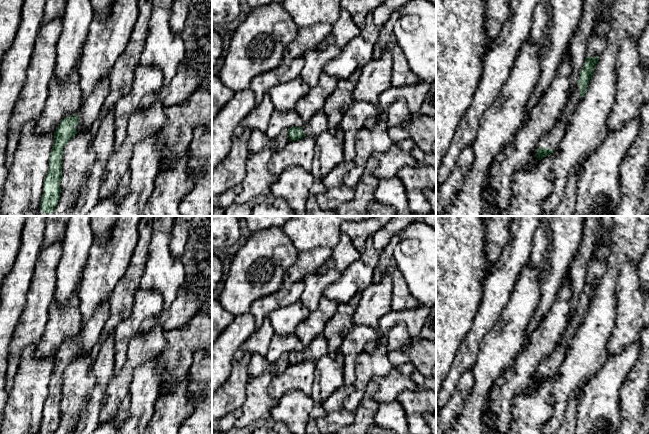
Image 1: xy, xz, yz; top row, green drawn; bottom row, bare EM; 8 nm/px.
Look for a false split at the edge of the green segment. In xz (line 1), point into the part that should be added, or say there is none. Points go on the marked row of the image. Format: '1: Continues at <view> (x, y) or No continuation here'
1: Continues at xz (318, 124)

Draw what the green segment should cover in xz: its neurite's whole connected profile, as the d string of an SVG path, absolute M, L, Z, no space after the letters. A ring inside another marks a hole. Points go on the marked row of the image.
M318 112L301 127L288 128L289 141L296 141L305 136L317 137L328 131L328 118L324 112Z

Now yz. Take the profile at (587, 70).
M594 28L589 38L585 63L581 69L580 77L577 81L577 87L568 97L565 105L553 128L542 137L536 149L536 158L541 160L556 150L563 139L566 130L570 125L573 114L576 111L580 101L585 95L590 79L593 76L595 66L600 54L607 46L606 36L600 36L597 29Z

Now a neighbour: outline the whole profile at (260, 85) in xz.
M300 56L292 60L289 65L281 64L266 73L254 77L251 81L250 90L255 94L256 103L260 104L263 97L273 87L300 77L304 64L304 58Z

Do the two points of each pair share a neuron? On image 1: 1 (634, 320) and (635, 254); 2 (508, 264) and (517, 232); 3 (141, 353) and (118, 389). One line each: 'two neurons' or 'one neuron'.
1: two neurons
2: one neuron
3: one neuron

